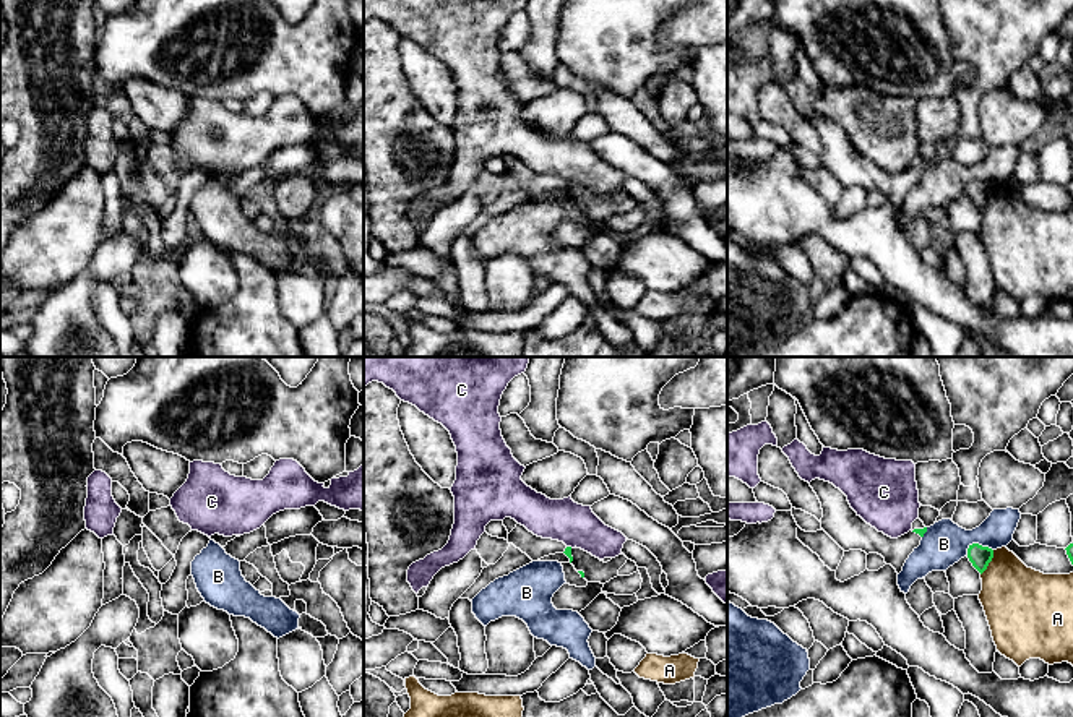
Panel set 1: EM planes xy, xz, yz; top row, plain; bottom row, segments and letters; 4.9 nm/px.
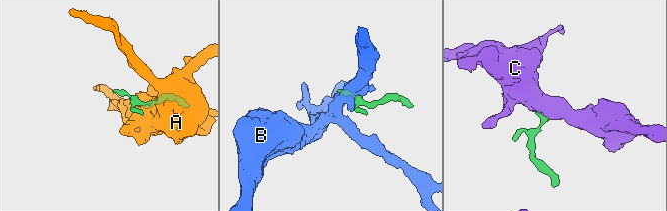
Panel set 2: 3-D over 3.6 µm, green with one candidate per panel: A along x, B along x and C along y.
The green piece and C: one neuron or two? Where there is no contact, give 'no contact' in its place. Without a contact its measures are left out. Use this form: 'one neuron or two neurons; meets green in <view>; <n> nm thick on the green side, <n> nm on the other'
two neurons; meets green in xz; 40 nm thick on the green side, 200 nm on the other

